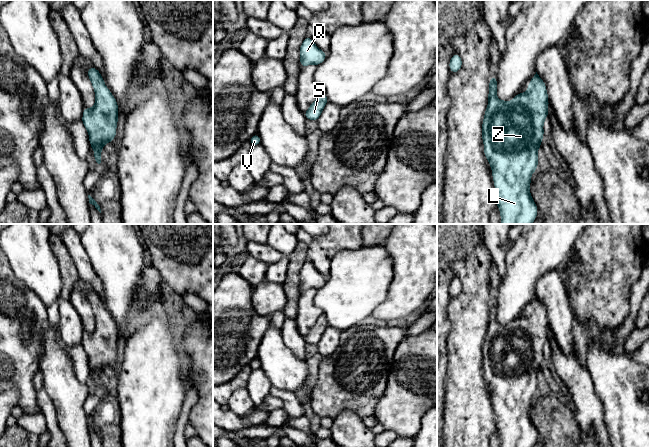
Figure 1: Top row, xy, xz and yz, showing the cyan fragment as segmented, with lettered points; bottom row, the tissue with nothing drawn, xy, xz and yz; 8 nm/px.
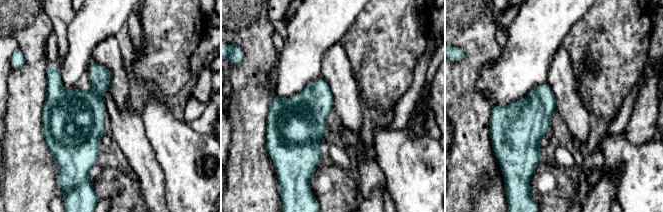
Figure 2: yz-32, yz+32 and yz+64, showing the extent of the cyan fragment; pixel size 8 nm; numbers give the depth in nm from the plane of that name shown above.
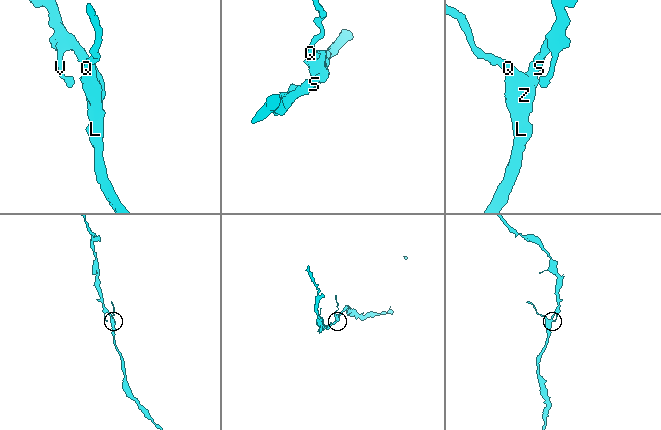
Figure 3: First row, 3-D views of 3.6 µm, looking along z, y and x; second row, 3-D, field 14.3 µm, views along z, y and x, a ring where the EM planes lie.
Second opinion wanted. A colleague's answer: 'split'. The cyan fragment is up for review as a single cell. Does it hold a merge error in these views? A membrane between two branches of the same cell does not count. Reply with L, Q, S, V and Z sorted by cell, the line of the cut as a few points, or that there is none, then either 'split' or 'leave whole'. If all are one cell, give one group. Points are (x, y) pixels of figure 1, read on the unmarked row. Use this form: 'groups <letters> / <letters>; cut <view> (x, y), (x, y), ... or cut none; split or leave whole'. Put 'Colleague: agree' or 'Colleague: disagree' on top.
Colleague: disagree
groups L Q S V Z; cut none; leave whole

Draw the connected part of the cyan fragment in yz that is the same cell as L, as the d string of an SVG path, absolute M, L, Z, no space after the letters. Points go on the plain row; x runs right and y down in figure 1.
M537 296L530 304L528 314L517 318L510 326L497 322L497 302L491 300L482 364L484 378L492 394L501 448L532 448L536 443L538 433L529 411L532 397L537 395L537 377L544 360L543 349L548 341L548 330L546 308Z

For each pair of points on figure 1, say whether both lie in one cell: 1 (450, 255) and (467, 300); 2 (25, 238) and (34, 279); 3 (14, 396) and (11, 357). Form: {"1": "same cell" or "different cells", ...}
{"1": "same cell", "2": "same cell", "3": "different cells"}

